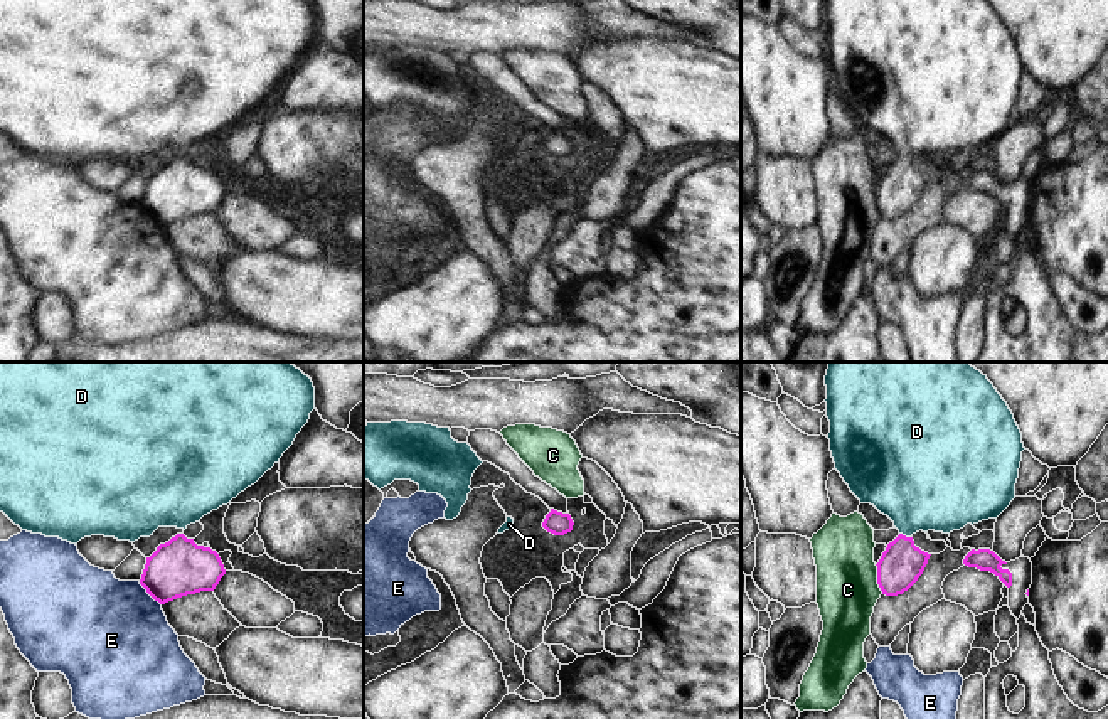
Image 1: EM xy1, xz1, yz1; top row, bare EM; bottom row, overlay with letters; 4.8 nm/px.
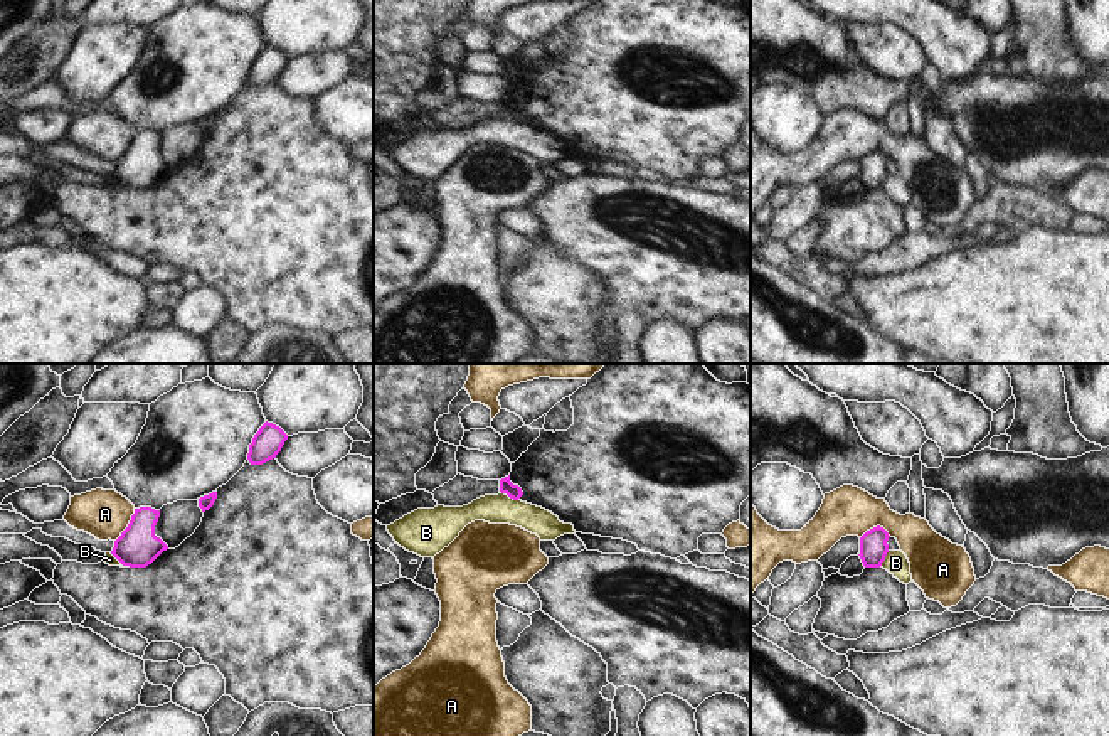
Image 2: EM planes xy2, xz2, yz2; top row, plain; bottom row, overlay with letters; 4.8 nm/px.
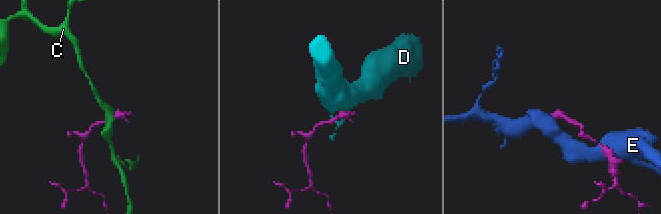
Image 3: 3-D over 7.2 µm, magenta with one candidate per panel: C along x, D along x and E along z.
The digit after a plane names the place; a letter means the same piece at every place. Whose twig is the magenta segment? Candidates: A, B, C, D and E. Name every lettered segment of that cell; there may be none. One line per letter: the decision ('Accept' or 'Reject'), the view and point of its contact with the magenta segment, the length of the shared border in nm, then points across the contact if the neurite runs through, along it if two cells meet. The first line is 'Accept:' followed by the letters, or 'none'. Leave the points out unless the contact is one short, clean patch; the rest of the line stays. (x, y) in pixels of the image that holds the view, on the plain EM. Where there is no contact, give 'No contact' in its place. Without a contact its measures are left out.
Accept: D
A: Reject. Touches magenta at xy2 (128, 149). Shared border 190 nm
B: Reject. Touches magenta at yz2 (884, 182). Shared border 90 nm. Boundary: yz2 (889, 174), (879, 189)
C: Reject. Touches magenta at yz1 (878, 202). Shared border 150 nm
D: Accept. Touches magenta at yz1 (905, 159). Shared border 60 nm. Path across: yz1 (900, 189), (905, 159), (918, 108)
E: Reject. Touches magenta at xy1 (149, 216). Shared border 160 nm. Boundary: xy1 (138, 204), (160, 228)

